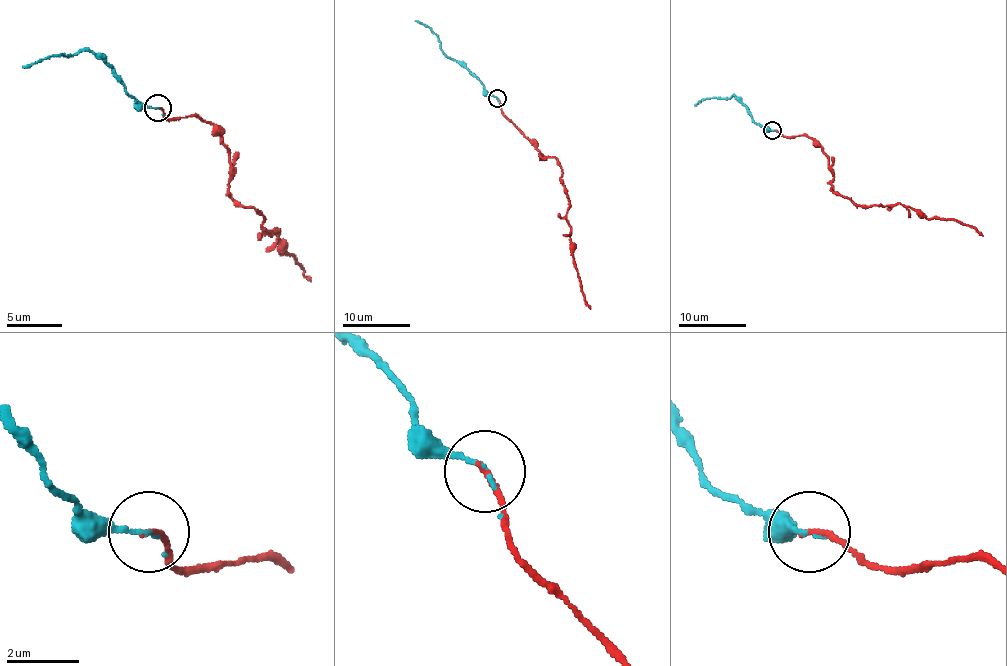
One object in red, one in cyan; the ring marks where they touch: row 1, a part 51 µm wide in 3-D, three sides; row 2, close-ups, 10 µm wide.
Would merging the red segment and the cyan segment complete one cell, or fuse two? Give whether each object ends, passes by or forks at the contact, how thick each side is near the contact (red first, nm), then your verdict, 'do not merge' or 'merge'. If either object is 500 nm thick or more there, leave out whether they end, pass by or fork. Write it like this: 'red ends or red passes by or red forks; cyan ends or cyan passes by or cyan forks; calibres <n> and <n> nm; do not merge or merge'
red ends; cyan passes by; calibres 150 and 80 nm; merge

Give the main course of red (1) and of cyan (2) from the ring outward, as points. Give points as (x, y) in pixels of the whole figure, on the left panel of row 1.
1: (158, 108), (214, 128), (231, 155), (228, 192), (269, 233), (278, 228), (281, 253), (311, 281)
2: (158, 108), (144, 108), (89, 50), (72, 55), (47, 55), (22, 66)

